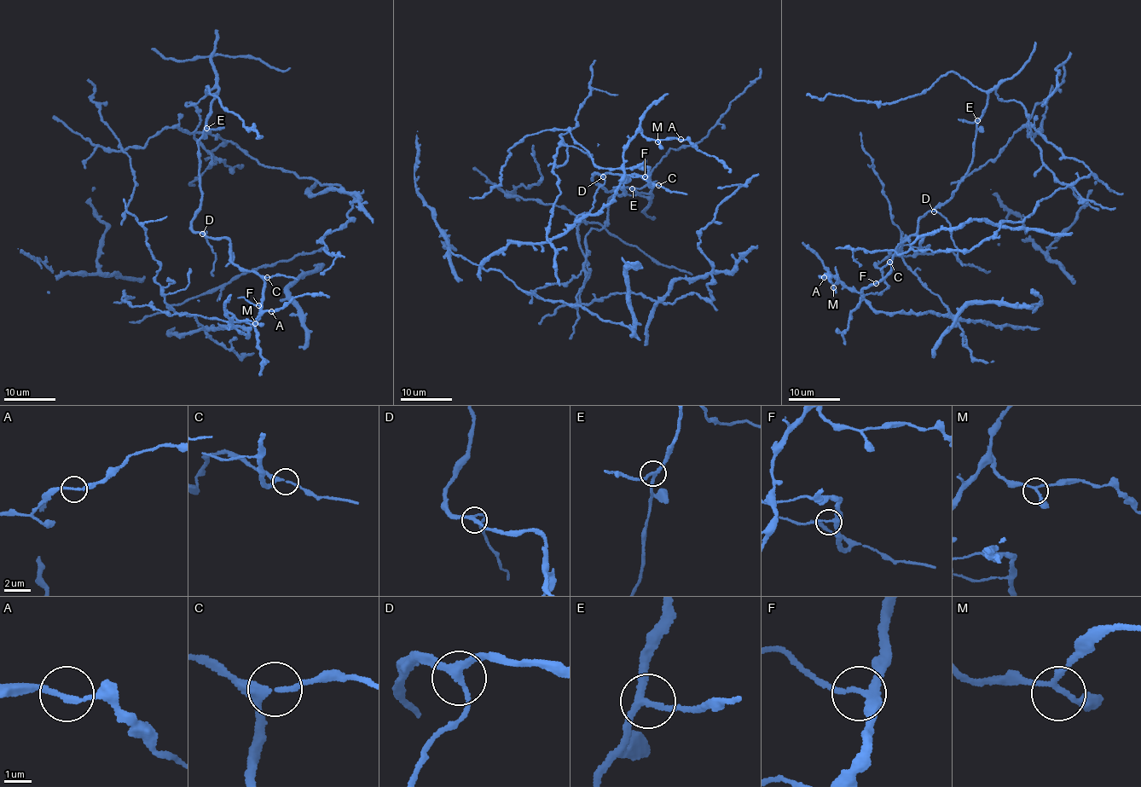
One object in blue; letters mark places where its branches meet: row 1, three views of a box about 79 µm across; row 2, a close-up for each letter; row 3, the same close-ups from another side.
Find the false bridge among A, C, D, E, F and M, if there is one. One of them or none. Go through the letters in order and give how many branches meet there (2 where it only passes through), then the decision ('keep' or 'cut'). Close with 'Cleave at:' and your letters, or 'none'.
A: 2 branches meet; keep
C: 3 branches meet; keep
D: 3 branches meet; keep
E: 3 branches meet; keep
F: 3 branches meet; keep
M: 3 branches meet; keep
Cleave at: none

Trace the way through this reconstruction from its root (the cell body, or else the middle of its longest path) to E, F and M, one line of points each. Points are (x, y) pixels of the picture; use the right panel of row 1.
E: (935, 208), (952, 196), (971, 164), (977, 120)
F: (935, 208), (918, 218), (917, 231), (896, 247), (891, 270), (876, 283)
M: (935, 208), (894, 249), (891, 270), (863, 289), (874, 294), (870, 301), (837, 275), (833, 287)

